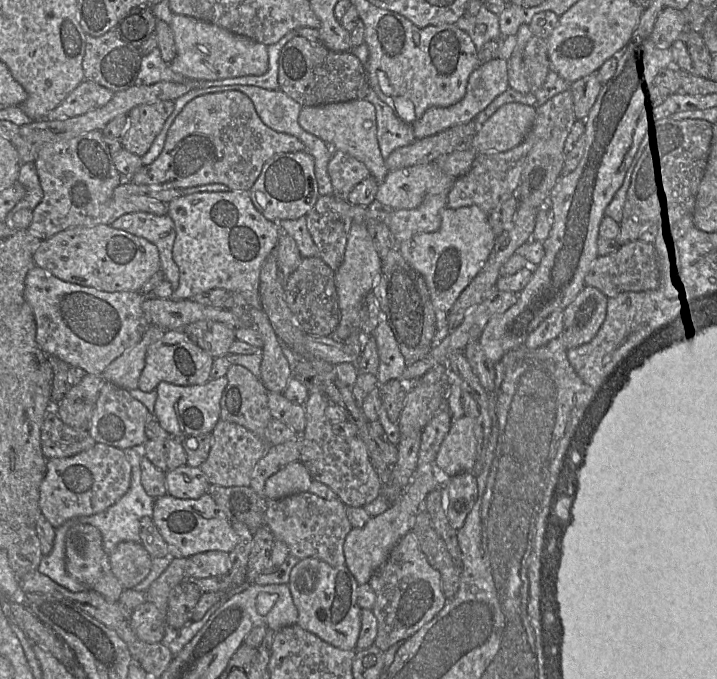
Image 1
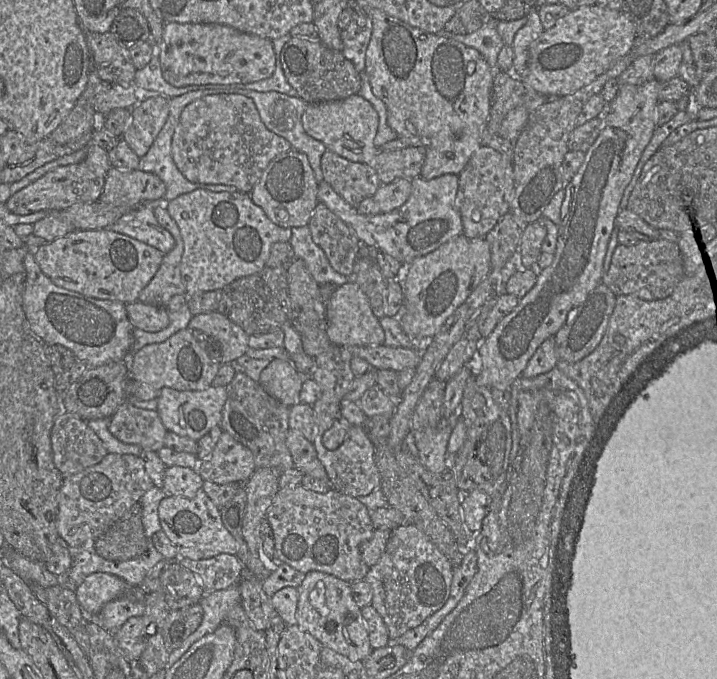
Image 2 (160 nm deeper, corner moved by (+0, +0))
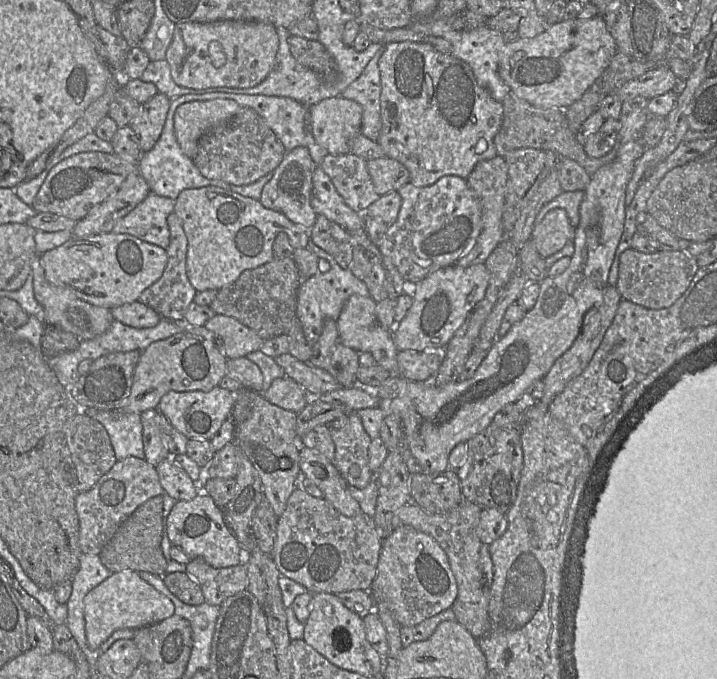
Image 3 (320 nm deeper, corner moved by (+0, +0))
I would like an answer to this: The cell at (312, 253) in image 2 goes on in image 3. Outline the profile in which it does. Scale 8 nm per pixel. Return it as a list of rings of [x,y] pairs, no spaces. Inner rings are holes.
[[[310,239],[307,249],[315,253],[319,259],[325,259],[329,263],[326,272],[319,272],[309,278],[303,278],[298,287],[296,318],[301,323],[305,339],[312,347],[319,339],[325,320],[337,321],[344,304],[352,295],[370,296],[367,286],[358,279],[349,269],[343,269],[334,258],[316,246]]]

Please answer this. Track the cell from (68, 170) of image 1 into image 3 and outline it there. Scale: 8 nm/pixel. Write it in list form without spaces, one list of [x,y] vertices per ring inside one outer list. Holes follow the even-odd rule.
[[[173,212],[167,218],[167,225],[170,232],[170,243],[166,249],[167,265],[162,276],[141,293],[138,301],[152,308],[162,319],[179,321],[185,320],[184,314],[193,302],[197,291],[190,284],[186,275],[187,238],[181,220]]]

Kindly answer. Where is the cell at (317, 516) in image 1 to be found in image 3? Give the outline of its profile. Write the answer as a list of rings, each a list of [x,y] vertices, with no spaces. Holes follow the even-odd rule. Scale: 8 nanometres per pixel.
[[[300,487],[291,493],[285,511],[278,517],[273,559],[280,573],[302,584],[311,593],[370,590],[377,573],[382,536],[374,518],[364,512],[348,517],[341,514],[324,497],[317,498]]]

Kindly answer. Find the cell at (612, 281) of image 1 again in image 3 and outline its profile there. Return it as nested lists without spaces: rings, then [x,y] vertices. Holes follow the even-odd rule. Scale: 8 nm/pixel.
[[[633,248],[620,255],[616,289],[622,299],[649,309],[661,309],[673,305],[687,290],[699,265],[696,258],[682,250],[643,253]]]

